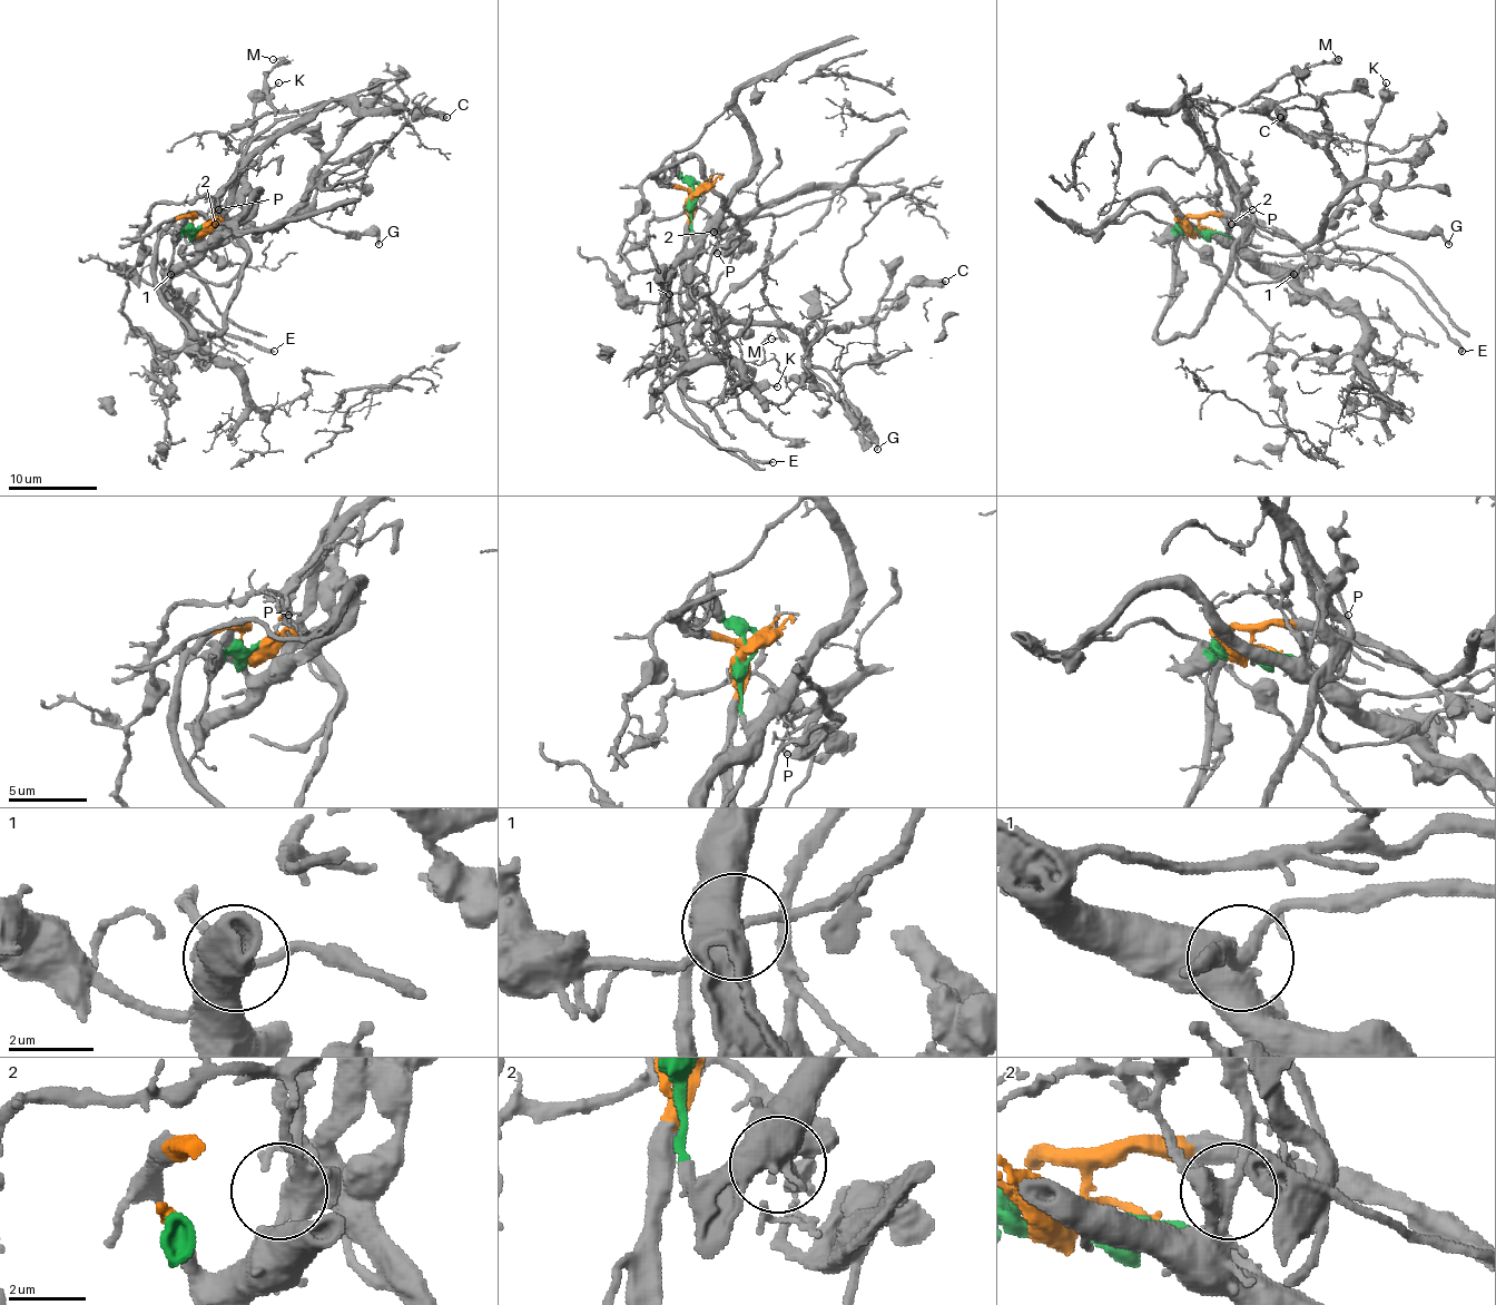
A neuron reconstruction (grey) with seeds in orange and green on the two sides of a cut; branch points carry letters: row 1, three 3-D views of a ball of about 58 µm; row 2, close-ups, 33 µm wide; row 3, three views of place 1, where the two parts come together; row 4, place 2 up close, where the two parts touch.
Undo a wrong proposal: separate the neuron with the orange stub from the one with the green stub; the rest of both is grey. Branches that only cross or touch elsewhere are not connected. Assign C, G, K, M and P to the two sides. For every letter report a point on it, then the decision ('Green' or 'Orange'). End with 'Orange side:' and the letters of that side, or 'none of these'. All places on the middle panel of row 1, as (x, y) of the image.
C: Place: (945, 281). Orange
G: Place: (877, 449). Orange
K: Place: (777, 386). Orange
M: Place: (771, 339). Green
P: Place: (717, 253). Orange
Orange side: C, G, K, P

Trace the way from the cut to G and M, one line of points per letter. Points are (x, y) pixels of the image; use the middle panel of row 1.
G: (696, 196), (687, 276), (694, 287), (736, 321), (779, 321), (799, 339), (813, 378), (810, 371), (877, 449)
M: (696, 196), (696, 236), (718, 236), (736, 221), (773, 218), (764, 303), (779, 323), (779, 336), (770, 339)

